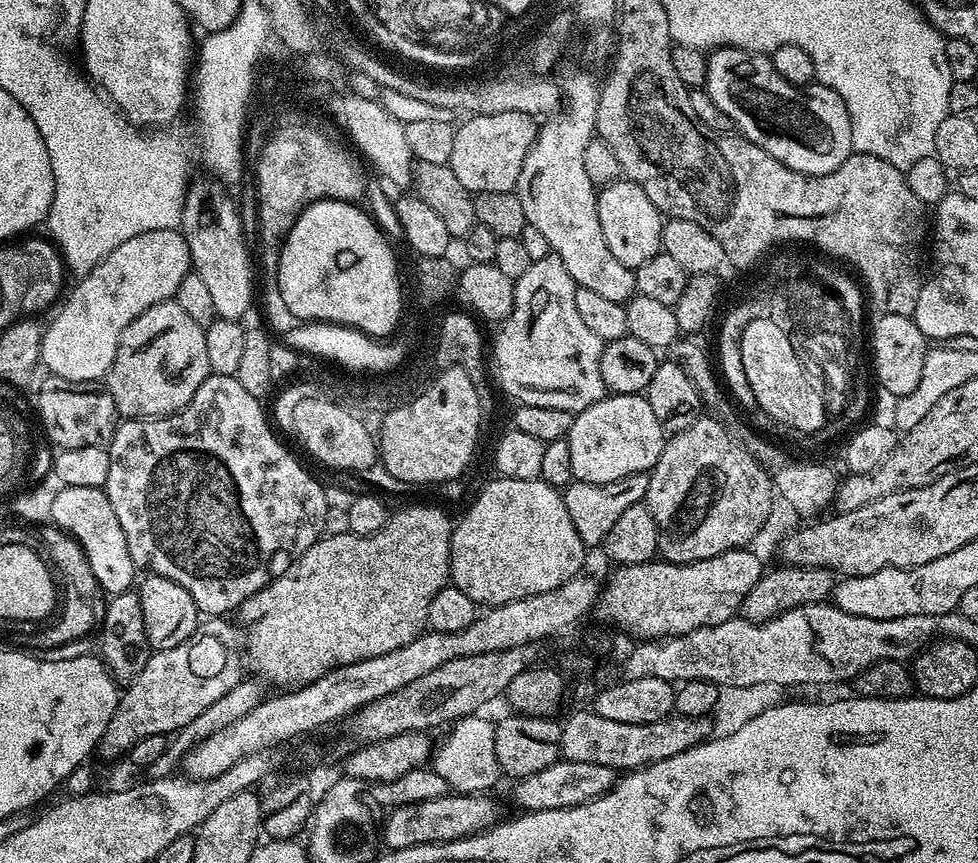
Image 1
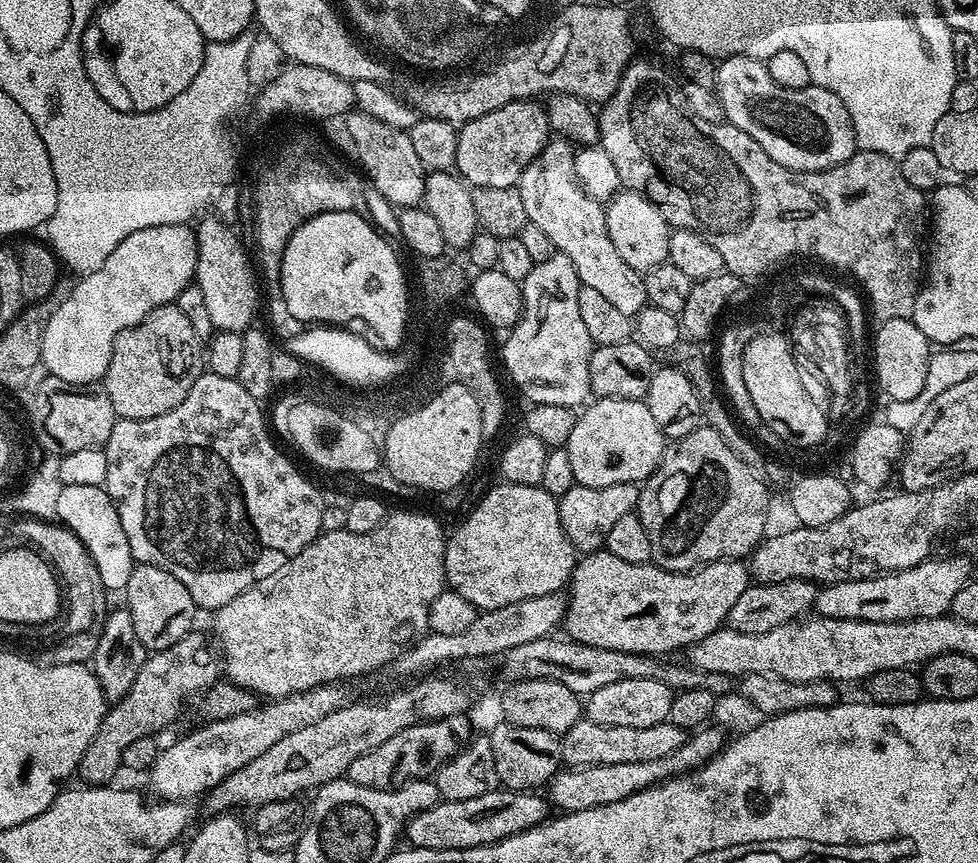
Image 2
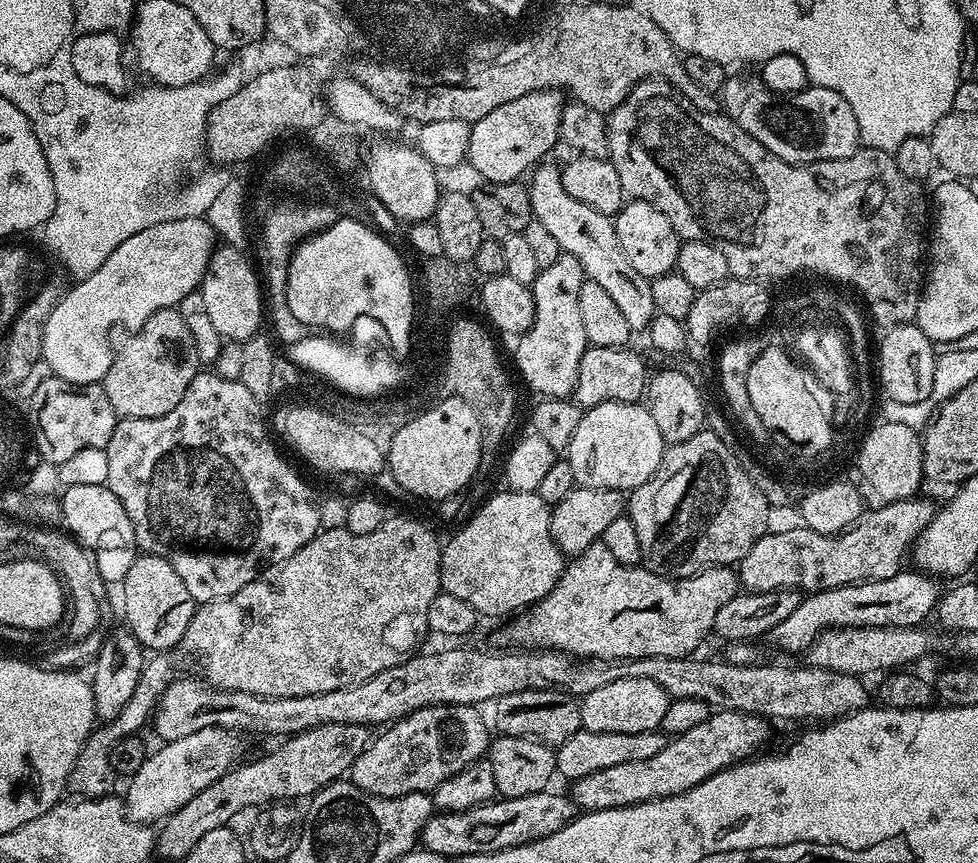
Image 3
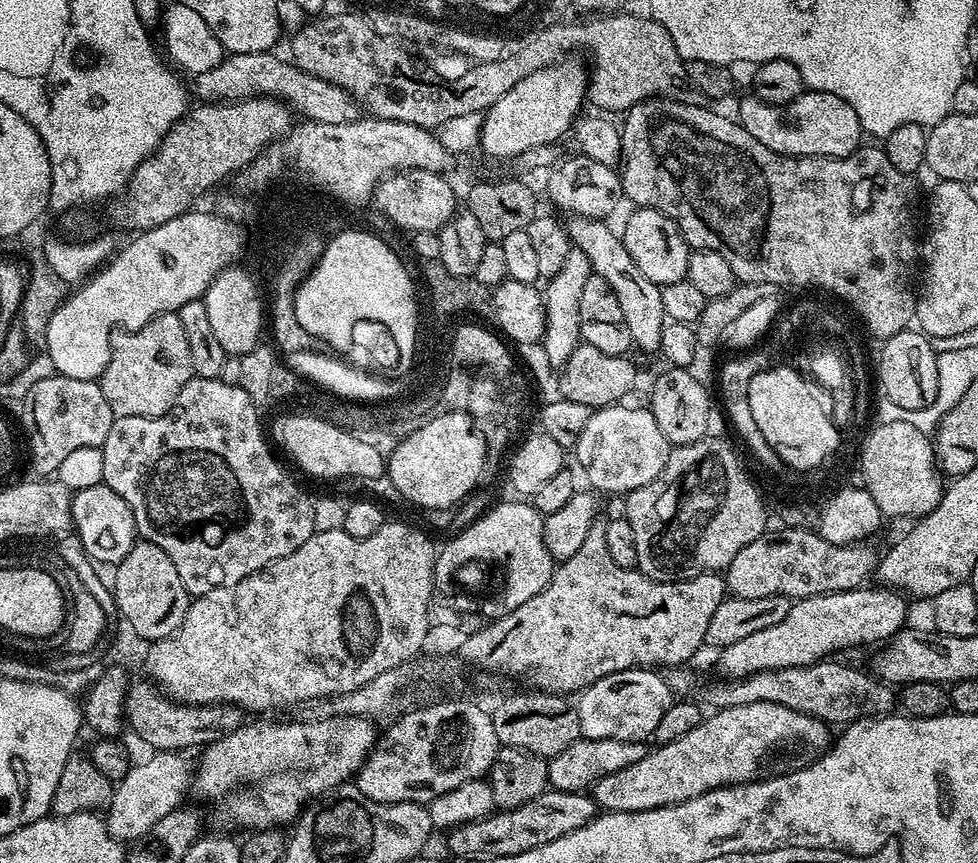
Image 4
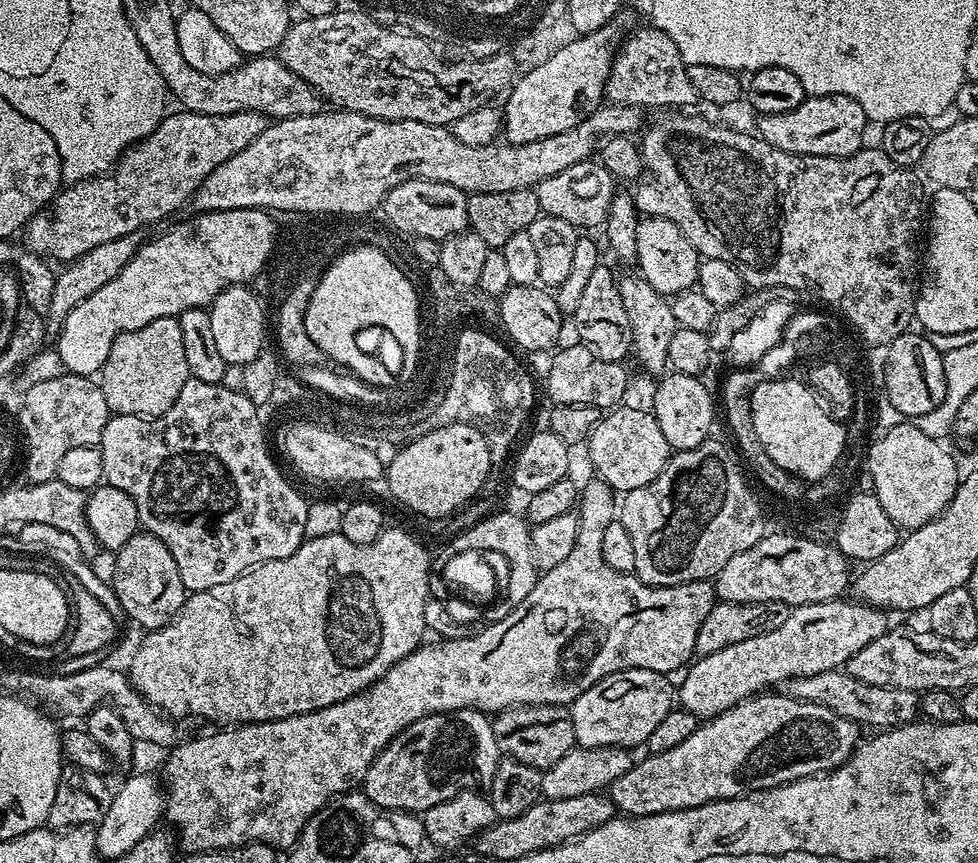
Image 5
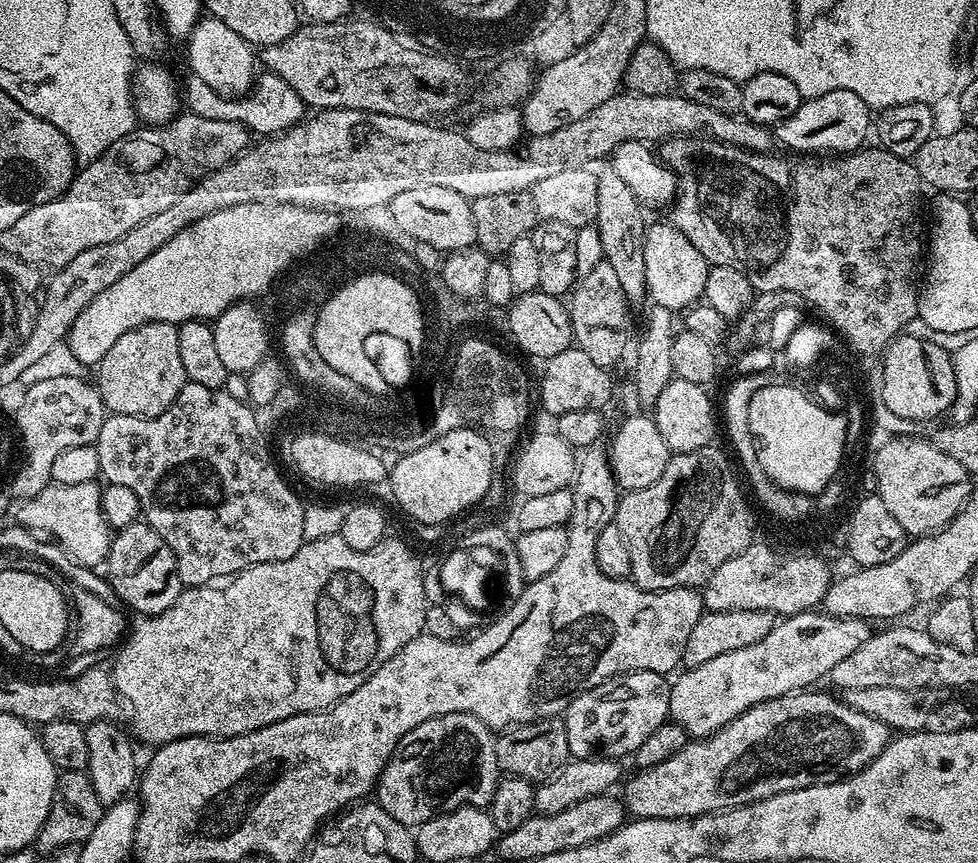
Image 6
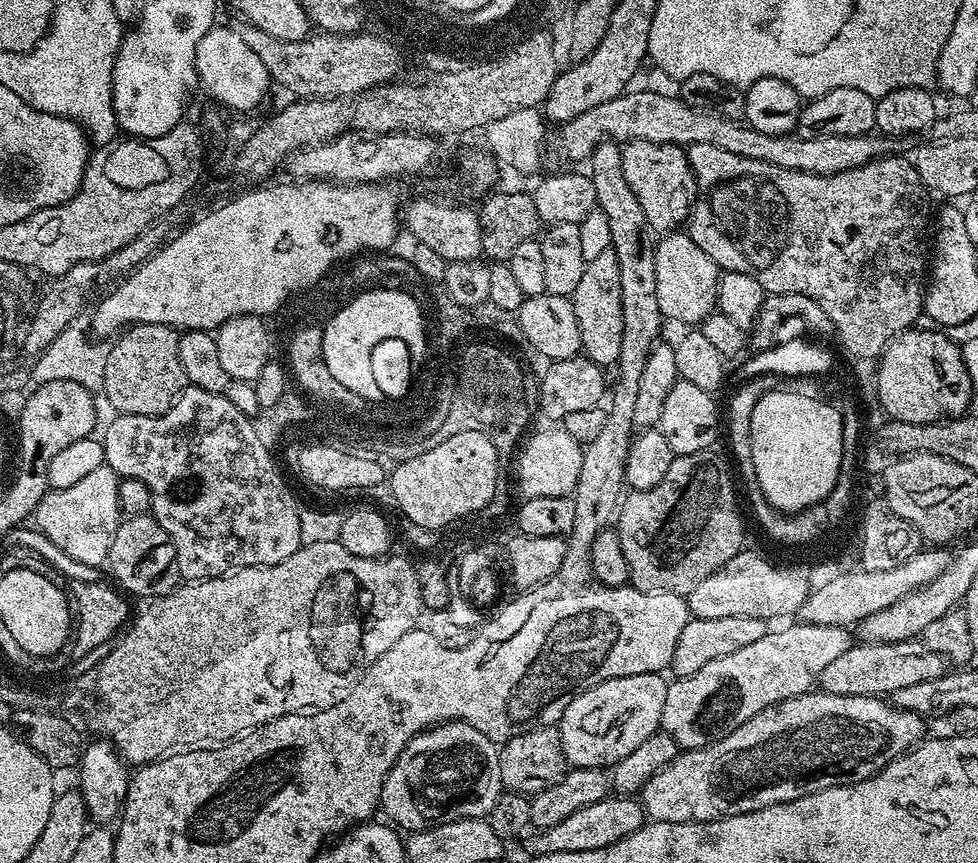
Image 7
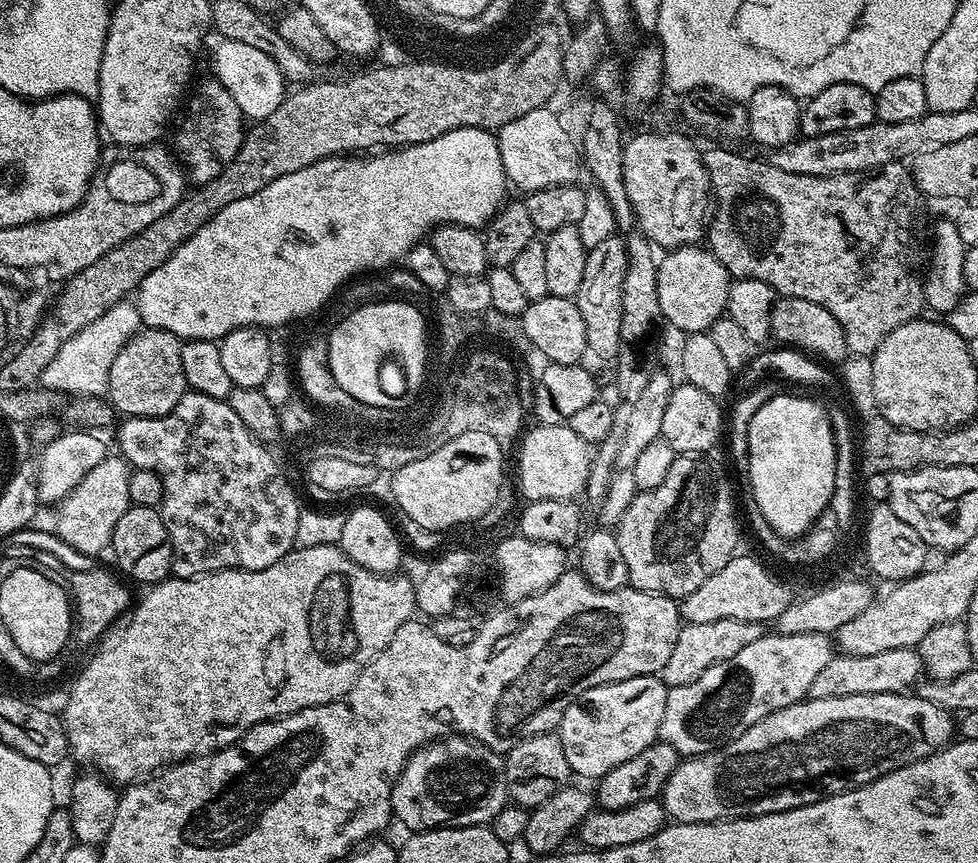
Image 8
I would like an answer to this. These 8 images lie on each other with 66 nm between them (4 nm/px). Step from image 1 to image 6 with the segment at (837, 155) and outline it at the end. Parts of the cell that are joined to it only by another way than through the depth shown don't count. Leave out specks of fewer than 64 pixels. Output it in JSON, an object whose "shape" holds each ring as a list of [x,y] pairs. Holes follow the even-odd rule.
{"shape":[[[830,90],[830,94],[807,97],[790,118],[775,125],[774,135],[792,154],[851,154],[865,147],[867,140],[864,139],[870,136],[873,124],[873,113],[858,94],[850,90]]]}

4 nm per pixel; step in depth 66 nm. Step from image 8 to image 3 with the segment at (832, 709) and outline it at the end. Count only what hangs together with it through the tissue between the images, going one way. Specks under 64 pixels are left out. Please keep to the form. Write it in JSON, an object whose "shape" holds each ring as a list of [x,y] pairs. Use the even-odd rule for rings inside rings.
{"shape":[[[713,711],[694,730],[669,739],[658,754],[642,762],[622,762],[606,770],[594,770],[586,778],[571,781],[570,795],[581,813],[610,810],[622,806],[634,806],[647,800],[661,800],[664,796],[677,796],[694,786],[703,784],[706,778],[730,768],[741,760],[751,760],[768,740],[769,721],[763,716],[751,716],[749,712]]]}

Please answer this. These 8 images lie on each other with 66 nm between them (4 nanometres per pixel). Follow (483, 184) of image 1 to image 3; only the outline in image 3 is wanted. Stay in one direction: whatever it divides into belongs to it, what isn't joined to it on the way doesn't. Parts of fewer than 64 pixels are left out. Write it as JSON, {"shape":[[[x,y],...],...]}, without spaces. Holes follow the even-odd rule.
{"shape":[[[543,88],[522,94],[522,98],[514,98],[514,102],[498,106],[498,110],[490,110],[486,118],[472,125],[467,163],[472,163],[472,168],[481,176],[481,181],[490,184],[519,181],[524,171],[527,173],[535,169],[547,157],[544,155],[558,144],[560,119],[565,103],[565,97],[557,89]]]}

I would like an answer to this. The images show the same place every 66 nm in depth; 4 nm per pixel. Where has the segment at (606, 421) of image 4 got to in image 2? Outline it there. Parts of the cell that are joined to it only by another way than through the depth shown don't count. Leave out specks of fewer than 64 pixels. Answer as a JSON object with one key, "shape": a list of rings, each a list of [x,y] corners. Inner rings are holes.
{"shape":[[[596,398],[577,415],[566,447],[578,484],[618,486],[618,482],[640,484],[647,480],[664,457],[666,438],[644,400]]]}

